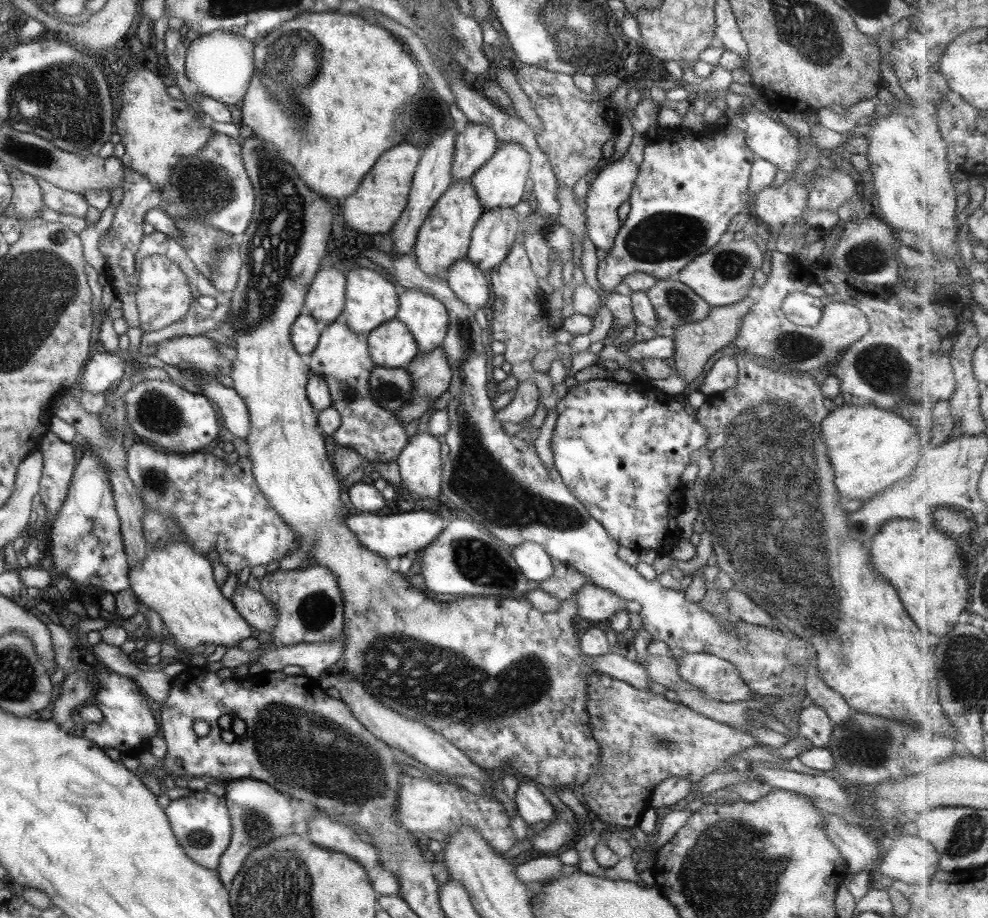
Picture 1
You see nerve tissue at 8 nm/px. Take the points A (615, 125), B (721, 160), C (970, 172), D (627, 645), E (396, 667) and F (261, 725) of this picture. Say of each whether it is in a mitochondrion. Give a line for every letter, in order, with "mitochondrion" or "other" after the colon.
A: other
B: other
C: other
D: other
E: mitochondrion
F: mitochondrion

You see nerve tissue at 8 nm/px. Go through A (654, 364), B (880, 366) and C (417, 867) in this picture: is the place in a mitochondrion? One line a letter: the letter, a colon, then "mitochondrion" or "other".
A: other
B: mitochondrion
C: other

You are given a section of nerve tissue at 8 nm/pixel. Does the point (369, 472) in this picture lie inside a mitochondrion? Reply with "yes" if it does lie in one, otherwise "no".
no

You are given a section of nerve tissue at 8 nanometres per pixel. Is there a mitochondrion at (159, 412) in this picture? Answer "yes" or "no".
yes

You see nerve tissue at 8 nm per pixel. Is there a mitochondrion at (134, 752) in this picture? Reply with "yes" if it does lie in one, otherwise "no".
no

